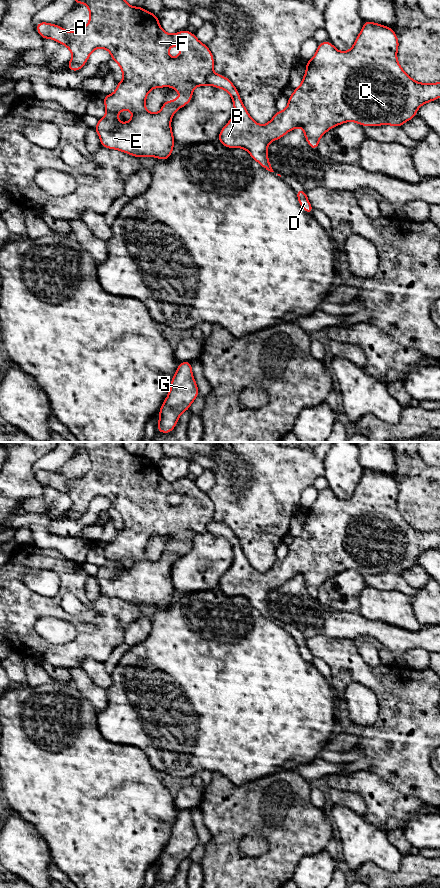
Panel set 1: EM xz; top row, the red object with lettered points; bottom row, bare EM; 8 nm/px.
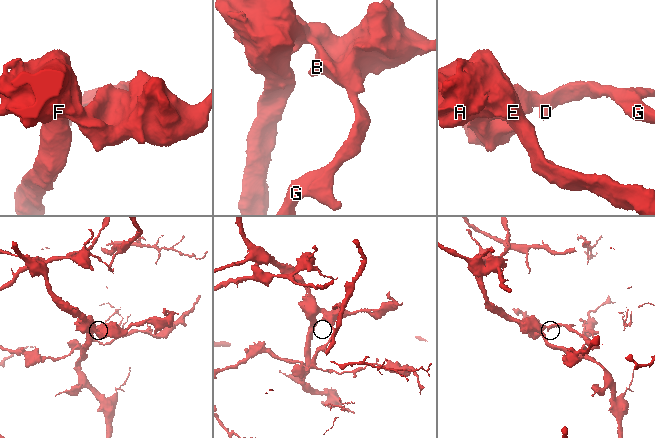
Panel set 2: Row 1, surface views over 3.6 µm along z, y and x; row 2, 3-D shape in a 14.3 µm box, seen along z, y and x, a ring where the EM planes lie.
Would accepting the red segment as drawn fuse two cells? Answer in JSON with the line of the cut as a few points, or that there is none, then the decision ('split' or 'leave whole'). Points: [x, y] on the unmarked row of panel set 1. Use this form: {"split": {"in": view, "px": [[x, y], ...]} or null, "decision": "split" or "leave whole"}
{"split": {"in": "xz", "px": [[212, 519], [207, 524], [206, 531]]}, "decision": "split"}

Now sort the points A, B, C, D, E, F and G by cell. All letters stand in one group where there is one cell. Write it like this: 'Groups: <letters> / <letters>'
Groups: A E F / B C D G

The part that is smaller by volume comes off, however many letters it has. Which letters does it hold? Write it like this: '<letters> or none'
A, E, F

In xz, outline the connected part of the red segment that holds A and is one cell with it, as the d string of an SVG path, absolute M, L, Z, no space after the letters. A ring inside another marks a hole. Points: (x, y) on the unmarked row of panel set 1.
M72 442L74 453L85 452L89 457L90 467L81 478L68 480L64 476L47 470L36 472L36 478L43 487L54 487L65 493L72 501L67 515L71 519L80 518L96 496L110 500L111 507L118 511L124 527L117 530L113 542L103 544L107 562L98 567L93 577L100 585L101 595L115 597L136 606L141 604L156 605L162 609L173 601L174 584L171 577L172 564L191 548L197 534L207 533L207 524L213 520L214 505L195 482L183 478L175 482L166 481L160 474L158 464L143 455L129 453L122 442ZM173 493L180 494L178 505L169 505L168 498ZM171 534L182 541L176 548L165 549L158 561L146 558L146 545L150 538ZM130 558L133 563L126 571L120 571L118 562Z

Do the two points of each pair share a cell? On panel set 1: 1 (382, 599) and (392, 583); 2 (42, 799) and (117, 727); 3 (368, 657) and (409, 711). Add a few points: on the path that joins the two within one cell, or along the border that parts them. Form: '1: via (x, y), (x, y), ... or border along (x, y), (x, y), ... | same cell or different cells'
1: border along (367, 585), (382, 590), (398, 590), (410, 599) | different cells
2: border along (96, 716), (98, 729), (105, 738), (127, 745) | different cells
3: border along (358, 651), (369, 665), (381, 665) | different cells

